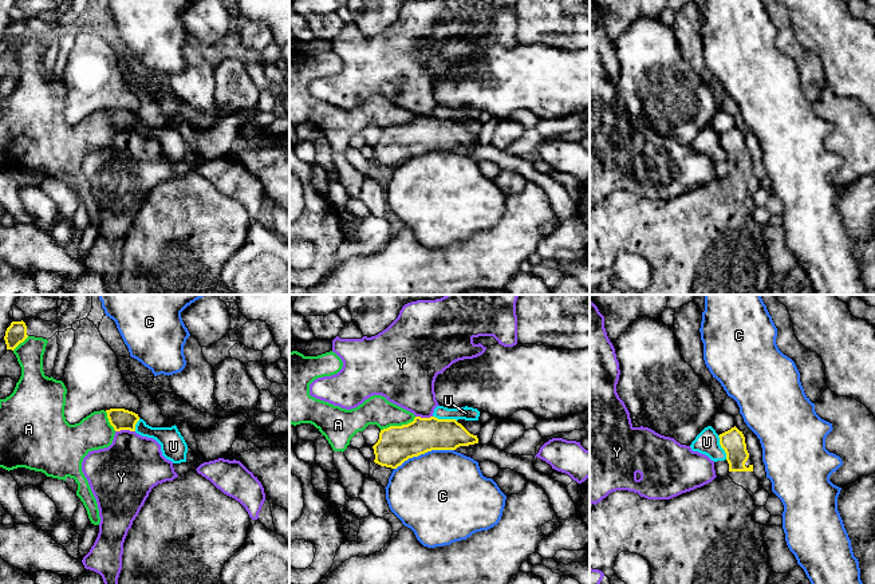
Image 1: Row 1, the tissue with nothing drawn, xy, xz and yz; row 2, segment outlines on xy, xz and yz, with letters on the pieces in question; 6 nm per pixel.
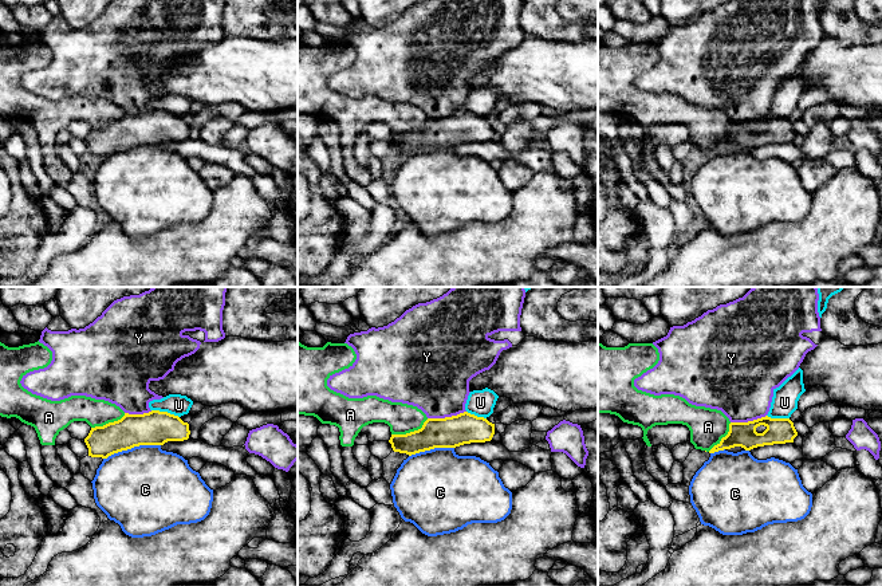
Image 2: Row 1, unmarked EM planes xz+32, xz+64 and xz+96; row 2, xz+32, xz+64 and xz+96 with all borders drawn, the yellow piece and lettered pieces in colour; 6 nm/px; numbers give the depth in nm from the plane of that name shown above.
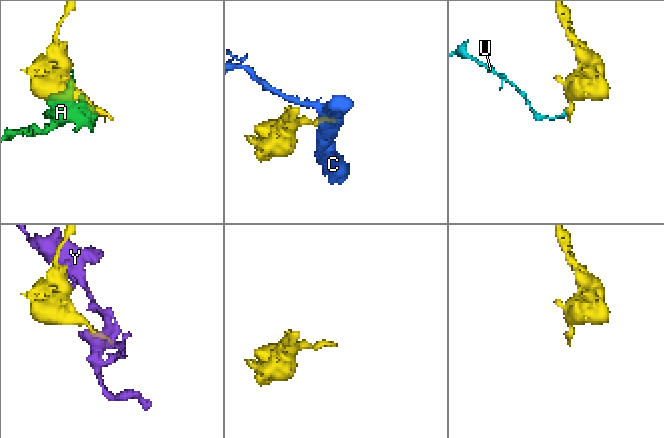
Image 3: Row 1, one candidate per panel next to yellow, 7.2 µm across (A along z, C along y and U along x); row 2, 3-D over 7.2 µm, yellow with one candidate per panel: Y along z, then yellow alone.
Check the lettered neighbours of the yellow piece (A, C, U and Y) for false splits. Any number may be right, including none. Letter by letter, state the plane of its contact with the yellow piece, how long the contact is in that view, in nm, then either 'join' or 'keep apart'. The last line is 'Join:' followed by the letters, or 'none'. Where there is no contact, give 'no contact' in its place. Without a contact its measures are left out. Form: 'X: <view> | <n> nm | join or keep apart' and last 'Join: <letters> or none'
A: xz | 240 nm | keep apart
C: xz | 380 nm | keep apart
U: xz | 150 nm | keep apart
Y: xy | 120 nm | keep apart
Join: none

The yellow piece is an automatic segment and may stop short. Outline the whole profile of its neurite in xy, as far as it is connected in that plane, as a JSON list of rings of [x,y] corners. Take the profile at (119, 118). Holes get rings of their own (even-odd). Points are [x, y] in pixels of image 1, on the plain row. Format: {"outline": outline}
{"outline": [[[125,108],[106,110],[110,125],[115,131],[130,130],[135,131],[135,125],[139,121],[138,114]]]}

